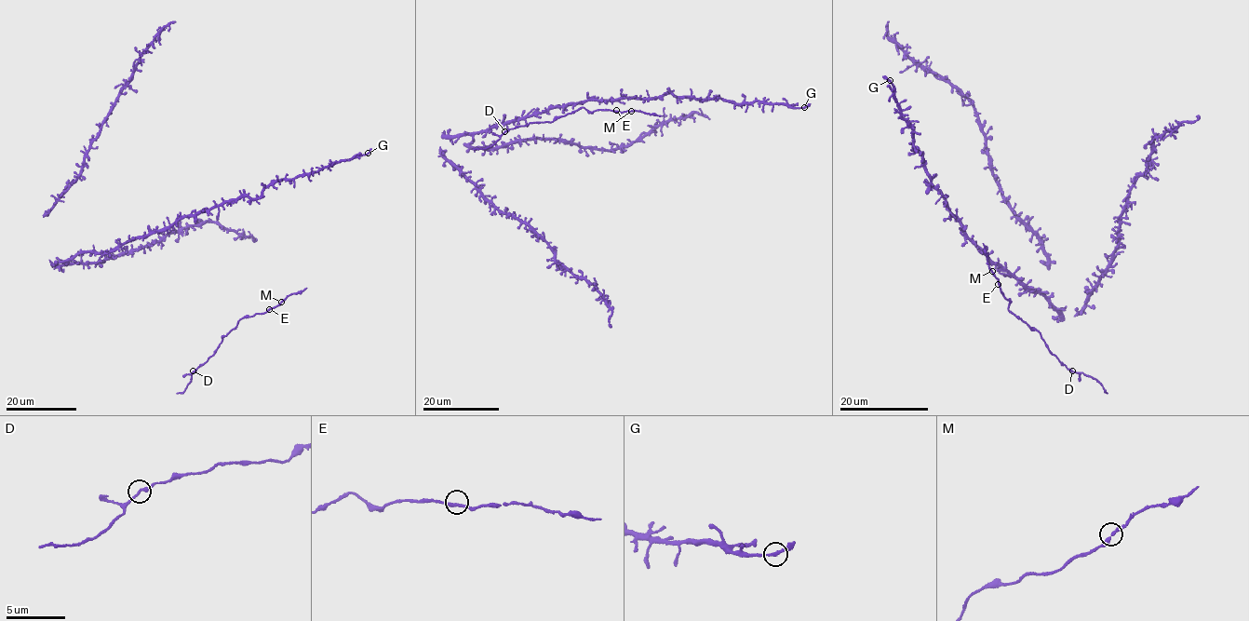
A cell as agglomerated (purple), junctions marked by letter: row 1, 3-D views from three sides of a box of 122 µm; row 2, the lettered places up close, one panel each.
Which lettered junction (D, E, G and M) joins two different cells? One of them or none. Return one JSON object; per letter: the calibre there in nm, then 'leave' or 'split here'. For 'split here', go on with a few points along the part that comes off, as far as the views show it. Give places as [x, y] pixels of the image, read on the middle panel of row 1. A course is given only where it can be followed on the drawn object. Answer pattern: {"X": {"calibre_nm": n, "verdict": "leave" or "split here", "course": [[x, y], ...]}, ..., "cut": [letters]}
{"D": {"calibre_nm": 220, "verdict": "leave"}, "E": {"calibre_nm": 240, "verdict": "leave"}, "G": {"calibre_nm": 200, "verdict": "leave"}, "M": {"calibre_nm": 260, "verdict": "leave"}, "cut": []}

